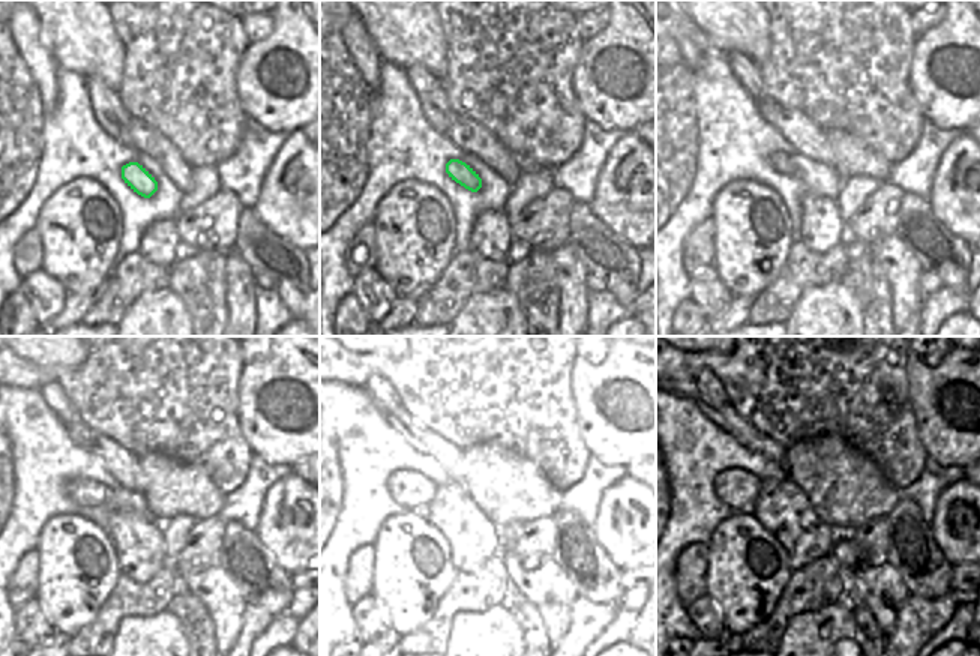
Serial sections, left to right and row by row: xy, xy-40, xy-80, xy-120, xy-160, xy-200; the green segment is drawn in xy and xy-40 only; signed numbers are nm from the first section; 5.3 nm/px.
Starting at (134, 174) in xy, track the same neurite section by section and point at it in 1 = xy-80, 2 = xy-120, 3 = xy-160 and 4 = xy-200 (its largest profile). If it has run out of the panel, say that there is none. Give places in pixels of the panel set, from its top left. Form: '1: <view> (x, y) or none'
1: xy-80 (779, 161)
2: xy-120 (86, 491)
3: xy-160 (411, 490)
4: xy-200 (737, 488)

